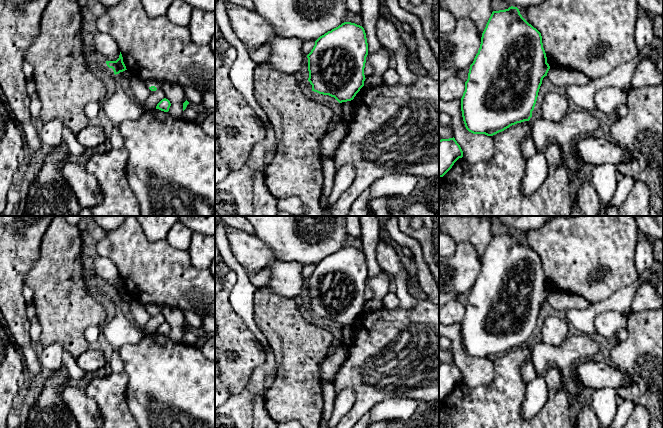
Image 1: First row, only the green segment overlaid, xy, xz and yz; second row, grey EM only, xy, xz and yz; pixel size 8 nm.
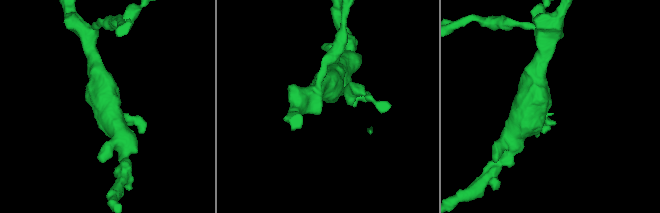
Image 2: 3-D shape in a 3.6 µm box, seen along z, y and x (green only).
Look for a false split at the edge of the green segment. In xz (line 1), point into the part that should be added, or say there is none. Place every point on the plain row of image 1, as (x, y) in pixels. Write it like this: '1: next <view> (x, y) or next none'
1: next none

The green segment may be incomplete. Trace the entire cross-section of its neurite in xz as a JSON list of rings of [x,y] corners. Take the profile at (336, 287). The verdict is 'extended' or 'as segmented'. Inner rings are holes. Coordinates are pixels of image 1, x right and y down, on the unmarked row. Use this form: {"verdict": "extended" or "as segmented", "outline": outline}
{"verdict": "as segmented", "outline": [[[344,246],[320,260],[307,279],[308,305],[312,315],[334,321],[339,327],[351,325],[364,310],[364,292],[368,279],[368,267],[362,250]]]}

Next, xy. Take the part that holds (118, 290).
{"verdict": "as segmented", "outline": [[[121,276],[116,285],[106,285],[106,288],[109,292],[113,293],[115,299],[127,294]]]}

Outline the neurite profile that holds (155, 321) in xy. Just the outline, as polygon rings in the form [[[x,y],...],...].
[[[161,313],[152,315],[150,320],[147,322],[144,334],[155,333],[157,328],[165,322],[165,318]]]

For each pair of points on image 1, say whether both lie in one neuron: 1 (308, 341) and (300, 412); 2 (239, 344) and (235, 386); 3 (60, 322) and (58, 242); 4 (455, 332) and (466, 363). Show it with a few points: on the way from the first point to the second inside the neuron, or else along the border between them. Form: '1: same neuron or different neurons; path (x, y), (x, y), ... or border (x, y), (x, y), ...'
1: same neuron; path (299, 359), (299, 394)
2: same neuron; path (240, 354), (241, 357), (236, 362), (235, 376)
3: same neuron; path (60, 302), (60, 262)
4: same neuron; path (456, 340), (460, 355)

